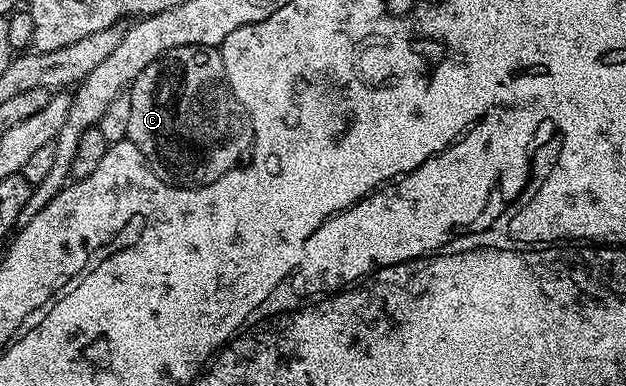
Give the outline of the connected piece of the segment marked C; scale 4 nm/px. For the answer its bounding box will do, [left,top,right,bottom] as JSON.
[127,46,253,190]

